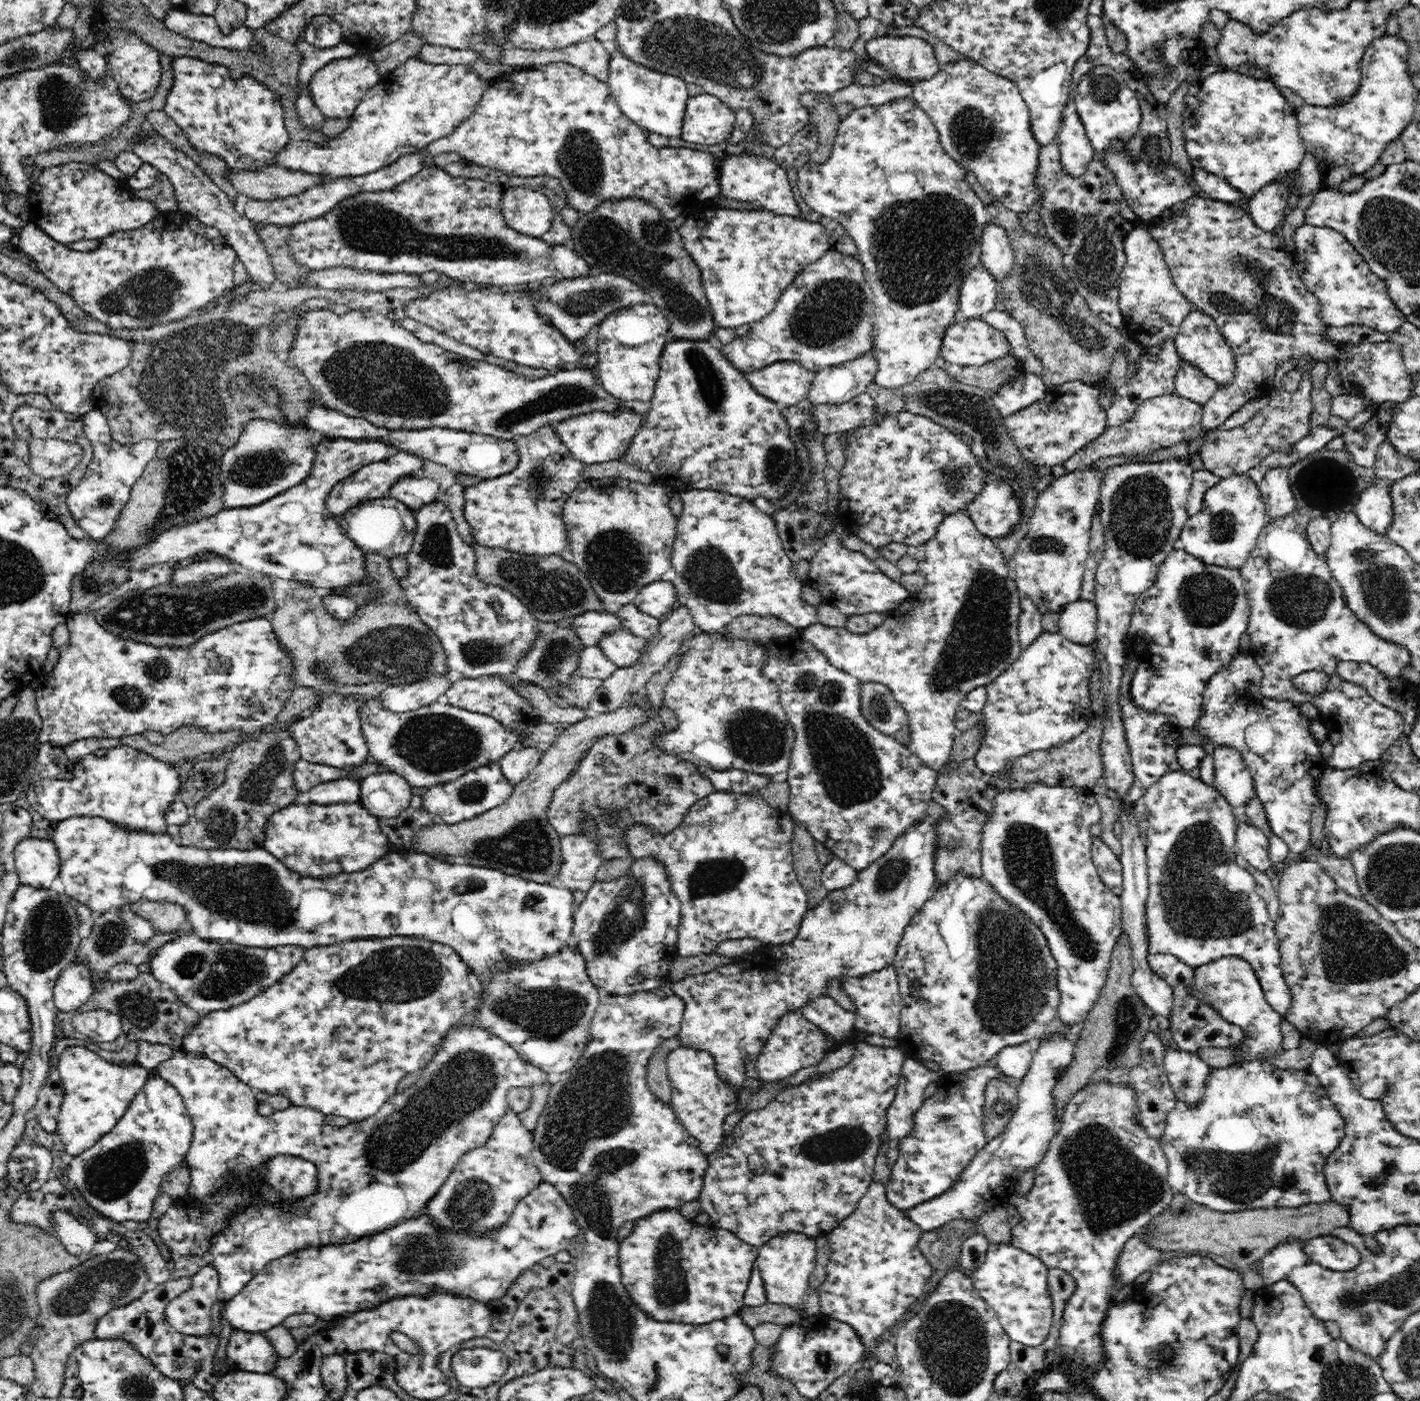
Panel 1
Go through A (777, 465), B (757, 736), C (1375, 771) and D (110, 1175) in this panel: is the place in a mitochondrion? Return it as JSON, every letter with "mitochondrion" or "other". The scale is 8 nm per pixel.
{"A":"mitochondrion","B":"mitochondrion","C":"other","D":"mitochondrion"}

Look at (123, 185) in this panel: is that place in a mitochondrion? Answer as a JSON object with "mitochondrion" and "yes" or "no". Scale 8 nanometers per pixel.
{"mitochondrion":"no"}

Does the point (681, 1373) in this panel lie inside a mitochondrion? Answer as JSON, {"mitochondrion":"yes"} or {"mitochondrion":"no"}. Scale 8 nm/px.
{"mitochondrion":"no"}

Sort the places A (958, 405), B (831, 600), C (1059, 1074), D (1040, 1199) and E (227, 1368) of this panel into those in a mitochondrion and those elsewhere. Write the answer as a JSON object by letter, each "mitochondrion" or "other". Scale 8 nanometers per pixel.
{"A":"mitochondrion","B":"other","C":"other","D":"other","E":"other"}

